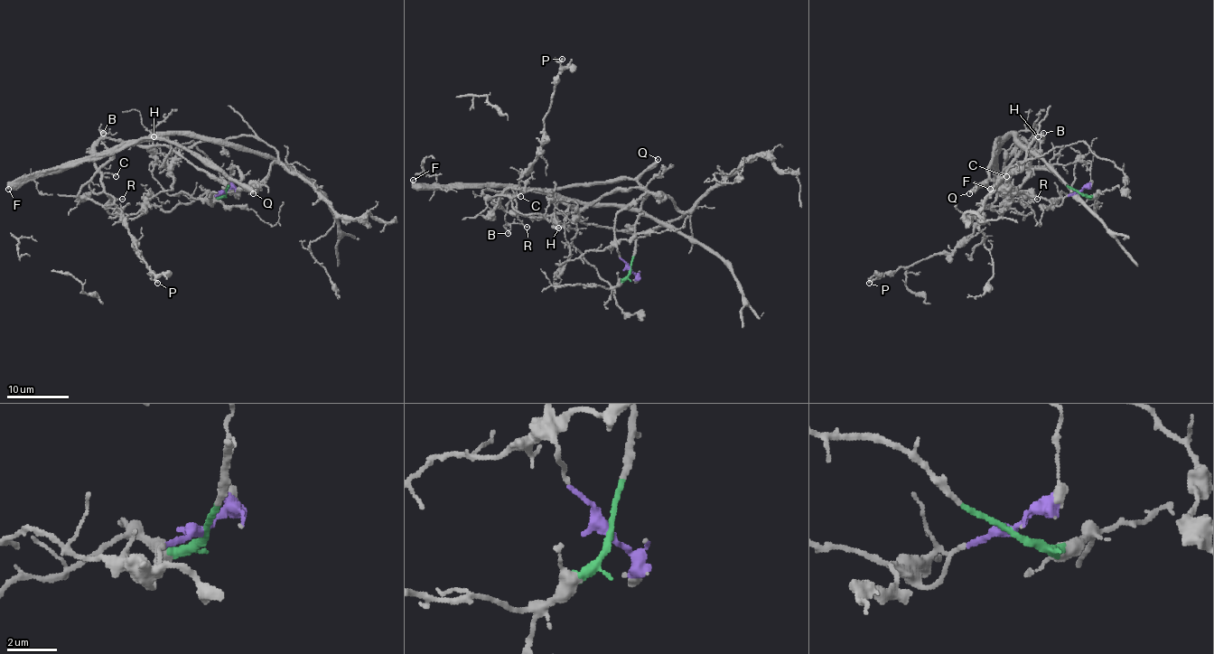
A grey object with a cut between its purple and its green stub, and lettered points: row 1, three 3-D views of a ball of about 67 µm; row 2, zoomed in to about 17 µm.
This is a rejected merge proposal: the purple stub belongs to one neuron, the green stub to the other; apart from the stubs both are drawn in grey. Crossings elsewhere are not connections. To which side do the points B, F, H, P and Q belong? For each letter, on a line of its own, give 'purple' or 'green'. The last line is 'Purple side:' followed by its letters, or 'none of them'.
B: green
F: green
H: purple
P: purple
Q: green
Purple side: H, P

